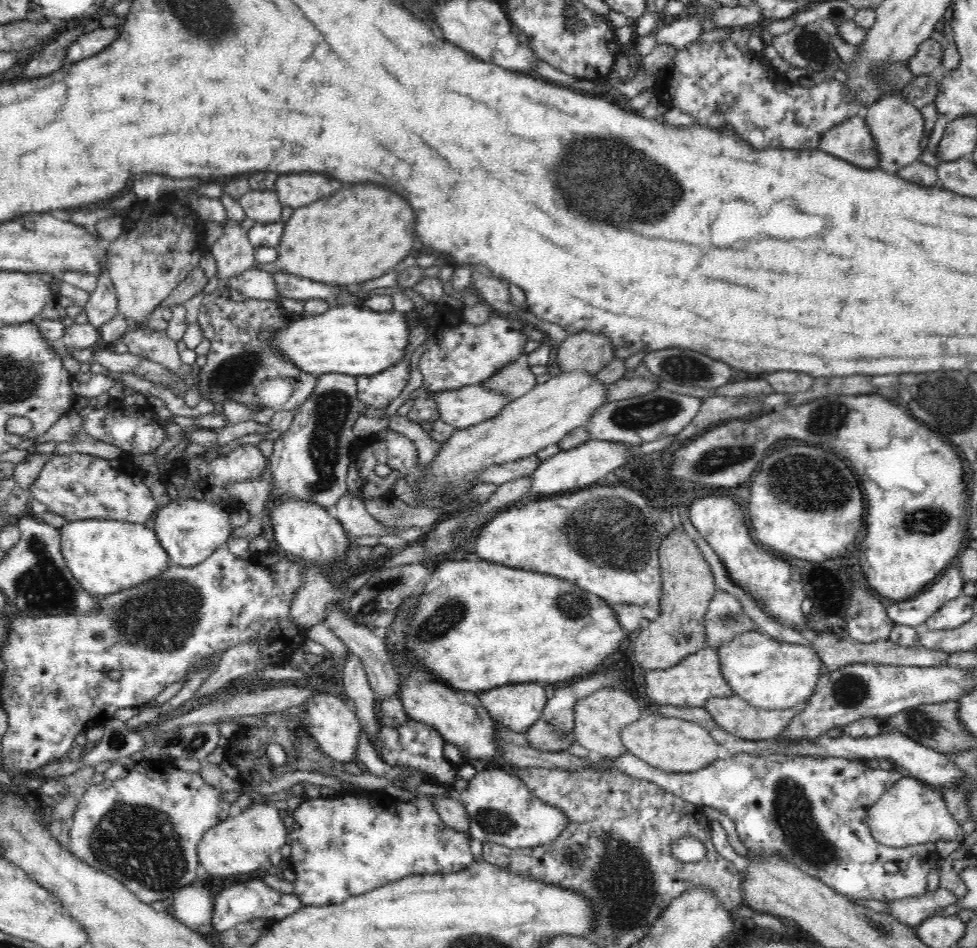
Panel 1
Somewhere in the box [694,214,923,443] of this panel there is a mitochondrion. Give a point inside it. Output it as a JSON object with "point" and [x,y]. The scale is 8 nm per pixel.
{"point":[818,418]}

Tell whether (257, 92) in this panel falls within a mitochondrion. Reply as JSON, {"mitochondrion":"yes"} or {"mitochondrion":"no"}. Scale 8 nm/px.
{"mitochondrion":"no"}

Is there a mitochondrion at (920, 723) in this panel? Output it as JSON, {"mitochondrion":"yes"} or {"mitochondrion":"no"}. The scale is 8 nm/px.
{"mitochondrion":"yes"}

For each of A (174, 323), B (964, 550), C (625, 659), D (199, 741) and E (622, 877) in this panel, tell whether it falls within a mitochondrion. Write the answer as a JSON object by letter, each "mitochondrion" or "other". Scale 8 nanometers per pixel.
{"A":"other","B":"other","C":"other","D":"mitochondrion","E":"mitochondrion"}

